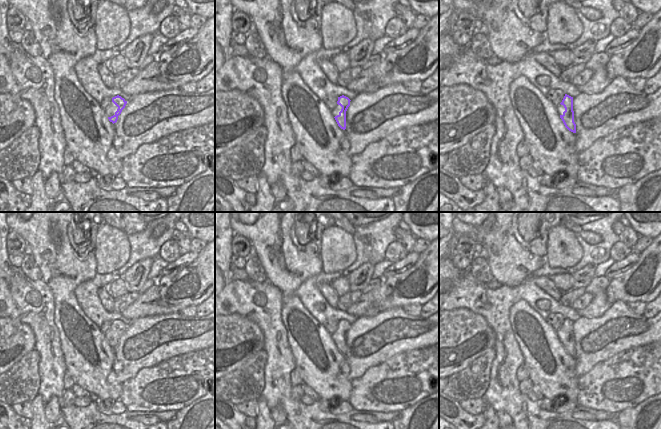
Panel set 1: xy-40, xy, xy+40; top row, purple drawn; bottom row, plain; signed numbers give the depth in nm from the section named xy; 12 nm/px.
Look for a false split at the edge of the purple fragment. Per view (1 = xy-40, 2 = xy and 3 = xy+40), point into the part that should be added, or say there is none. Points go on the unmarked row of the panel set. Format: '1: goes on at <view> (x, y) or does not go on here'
1: does not go on here
2: does not go on here
3: does not go on here

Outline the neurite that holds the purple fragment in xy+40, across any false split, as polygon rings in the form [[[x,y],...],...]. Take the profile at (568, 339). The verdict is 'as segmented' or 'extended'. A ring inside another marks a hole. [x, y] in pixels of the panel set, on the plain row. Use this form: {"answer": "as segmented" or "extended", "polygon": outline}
{"answer": "as segmented", "polygon": [[[565,318],[562,326],[560,327],[564,330],[565,335],[562,339],[560,339],[560,342],[562,343],[565,351],[573,356],[576,357],[576,348],[574,346],[574,335],[573,335],[573,321]]]}

